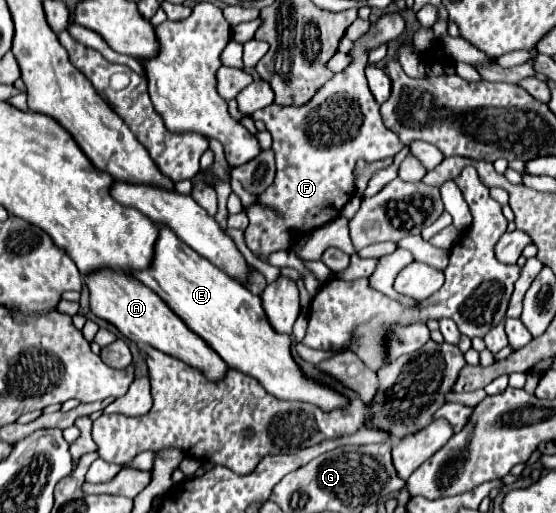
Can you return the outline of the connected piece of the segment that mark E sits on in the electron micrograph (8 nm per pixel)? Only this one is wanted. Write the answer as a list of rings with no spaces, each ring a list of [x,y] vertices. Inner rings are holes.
[[[160,225],[156,259],[152,259],[152,267],[148,267],[148,271],[140,271],[136,279],[158,293],[162,301],[188,325],[188,329],[204,339],[228,367],[258,379],[274,397],[314,403],[324,411],[344,407],[348,403],[344,395],[302,375],[290,355],[290,337],[280,335],[270,327],[260,297],[252,295],[230,275],[224,275],[218,267],[212,267],[208,259],[200,259],[200,255],[190,247],[184,247],[168,227]]]

